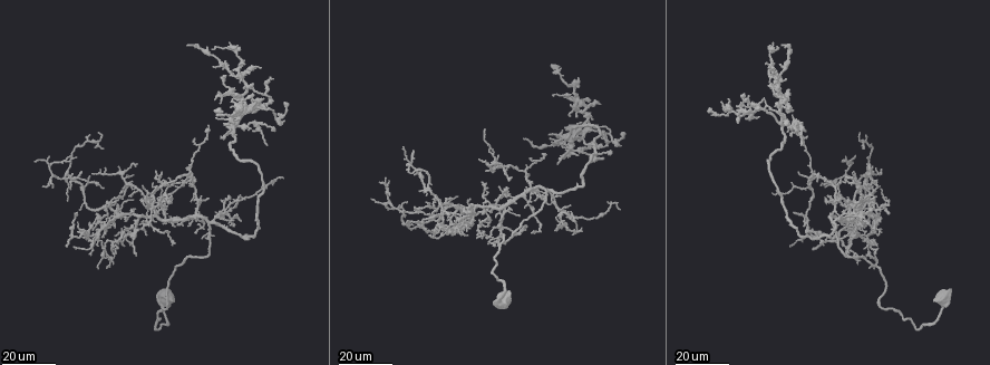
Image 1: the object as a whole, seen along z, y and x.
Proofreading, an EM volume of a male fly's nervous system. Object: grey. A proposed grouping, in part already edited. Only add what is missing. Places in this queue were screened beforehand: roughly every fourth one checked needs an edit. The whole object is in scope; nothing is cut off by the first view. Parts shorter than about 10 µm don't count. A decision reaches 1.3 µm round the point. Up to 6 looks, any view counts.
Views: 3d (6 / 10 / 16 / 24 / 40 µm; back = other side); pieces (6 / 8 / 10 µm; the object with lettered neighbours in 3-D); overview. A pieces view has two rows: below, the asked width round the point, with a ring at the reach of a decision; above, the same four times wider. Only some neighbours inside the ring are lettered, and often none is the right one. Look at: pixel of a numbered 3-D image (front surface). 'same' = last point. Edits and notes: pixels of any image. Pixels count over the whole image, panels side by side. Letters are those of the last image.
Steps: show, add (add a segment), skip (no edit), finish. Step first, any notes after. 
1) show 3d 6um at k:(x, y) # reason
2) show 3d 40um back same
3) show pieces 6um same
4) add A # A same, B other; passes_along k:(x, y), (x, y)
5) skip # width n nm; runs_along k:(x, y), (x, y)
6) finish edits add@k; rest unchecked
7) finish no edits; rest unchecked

show 3d 24um at 1:(119, 240) # thin end

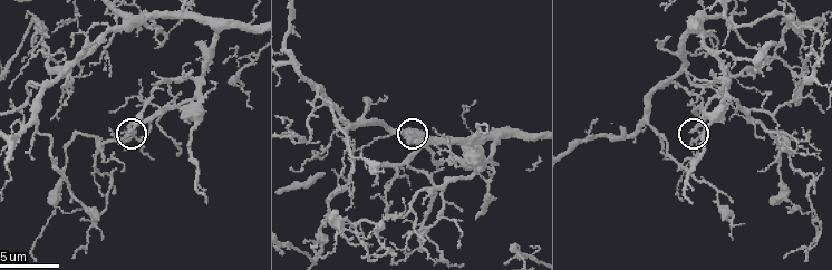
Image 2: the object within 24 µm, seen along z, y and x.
show pieces 8um at 2:(409, 129)

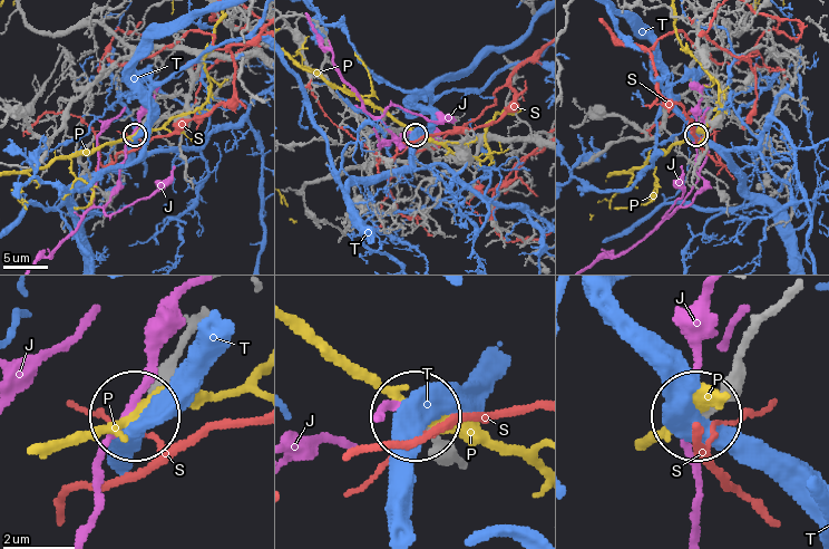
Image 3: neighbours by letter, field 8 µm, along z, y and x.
skip # width 170 nm; J other, P other, S other, T other; runs_along 3:(459, 463), (421, 415); no lettered segment goes on from it

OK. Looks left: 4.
show 3d 24um at 1:(188, 45) # end of a long branch

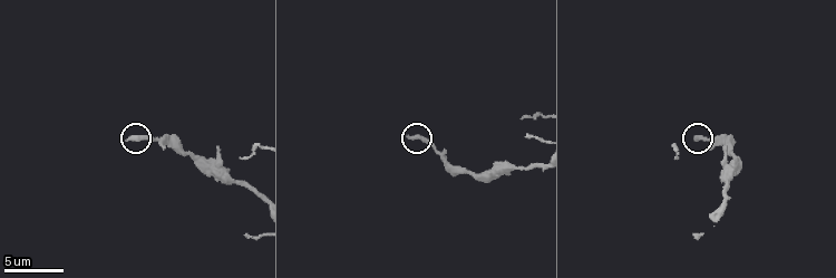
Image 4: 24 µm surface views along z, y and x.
show pieces 8um at 4:(127, 139) # see the neighbours

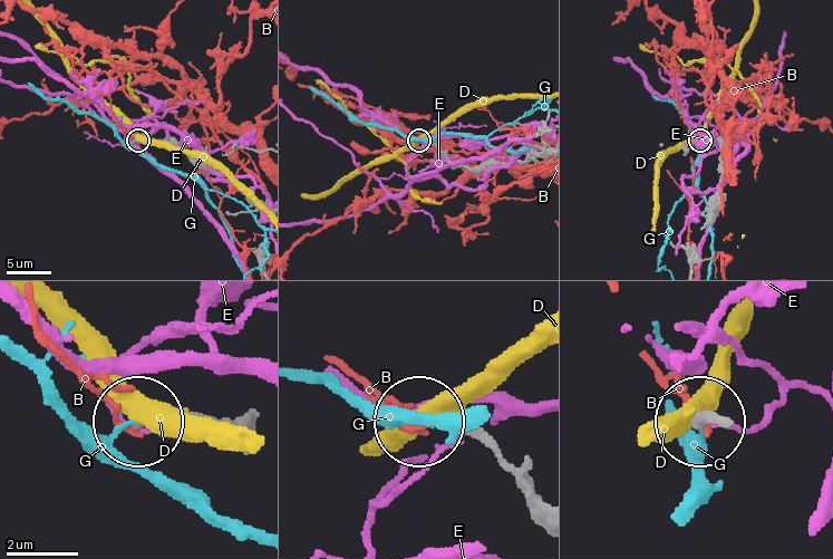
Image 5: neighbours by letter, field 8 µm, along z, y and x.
skip # B other, D other, E other, G other; no lettered segment goes on from it

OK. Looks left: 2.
show 3d 24um at 1:(747, 95) # thin end

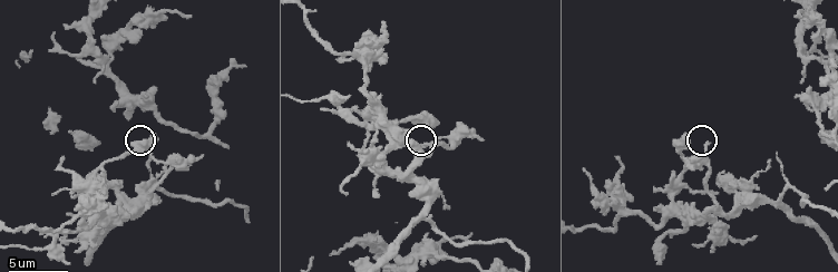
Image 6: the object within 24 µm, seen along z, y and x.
show pieces 6um at 6:(709, 141)

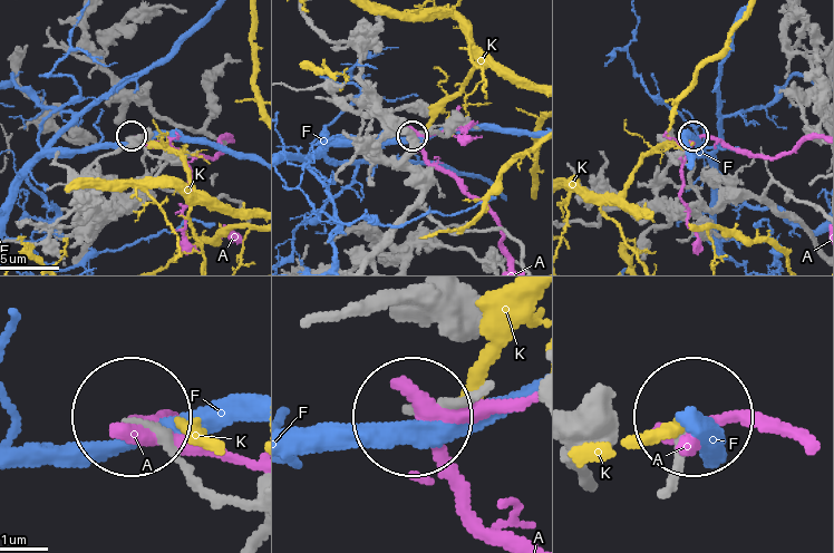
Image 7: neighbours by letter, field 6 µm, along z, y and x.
skip # A other, F other, K other; runs_along 7:(251, 503), (203, 487), (135, 419); none of them fits

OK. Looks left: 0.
finish no edits; rest unchecked

